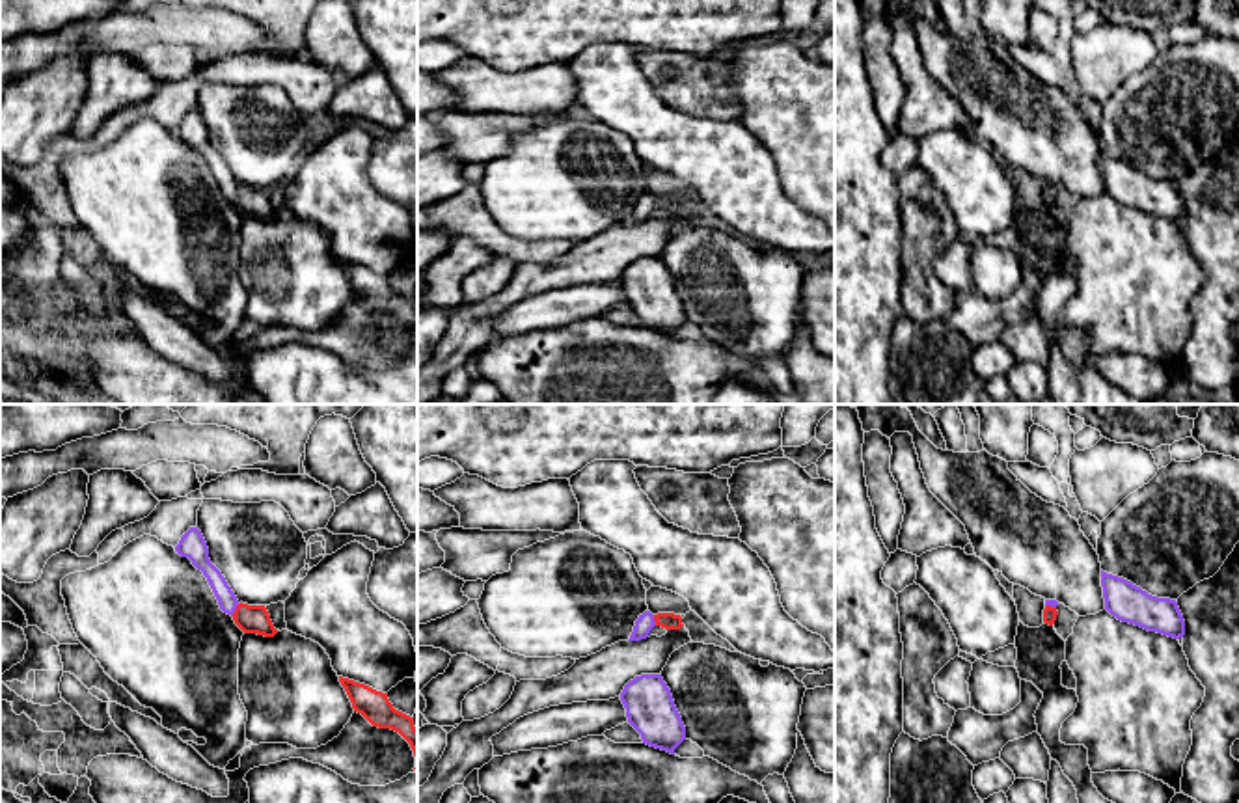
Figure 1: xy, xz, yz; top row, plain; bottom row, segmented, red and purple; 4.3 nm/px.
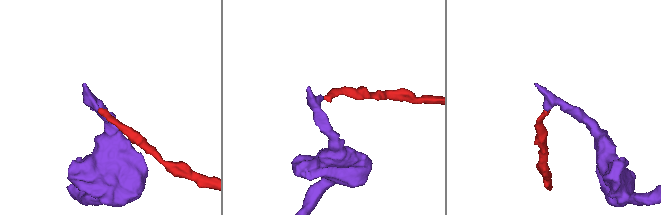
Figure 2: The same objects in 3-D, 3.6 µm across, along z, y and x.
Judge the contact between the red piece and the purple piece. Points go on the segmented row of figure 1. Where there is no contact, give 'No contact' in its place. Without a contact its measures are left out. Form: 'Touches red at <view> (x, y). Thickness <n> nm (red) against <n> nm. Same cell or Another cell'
Touches red at xy (235, 610). Thickness 130 nm (red) against 90 nm. Same cell

